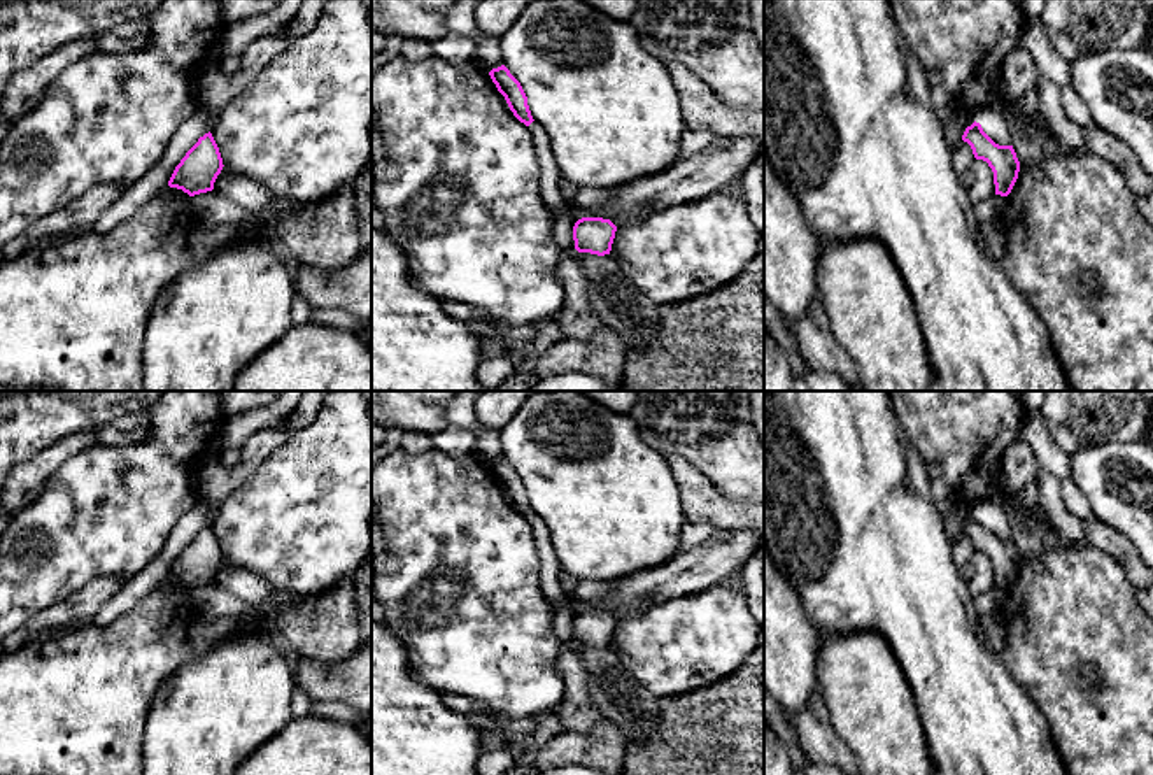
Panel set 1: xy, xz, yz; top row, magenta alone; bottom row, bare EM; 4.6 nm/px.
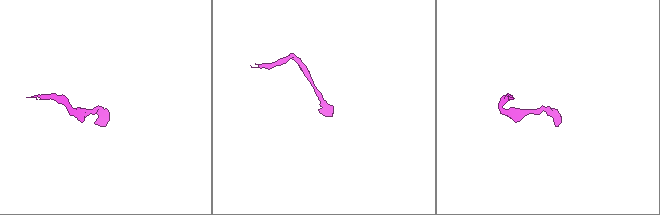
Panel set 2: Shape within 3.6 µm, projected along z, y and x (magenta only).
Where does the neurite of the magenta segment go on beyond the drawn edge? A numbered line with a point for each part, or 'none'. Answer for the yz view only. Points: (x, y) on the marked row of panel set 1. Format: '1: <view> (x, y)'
none

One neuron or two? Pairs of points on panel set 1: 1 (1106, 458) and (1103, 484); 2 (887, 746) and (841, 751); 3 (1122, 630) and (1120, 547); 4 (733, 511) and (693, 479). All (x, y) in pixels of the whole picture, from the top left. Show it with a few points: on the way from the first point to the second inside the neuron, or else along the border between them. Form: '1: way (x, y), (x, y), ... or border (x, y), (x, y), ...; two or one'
1: way (1106, 465), (1106, 477); one
2: border (829, 712), (834, 733), (855, 756); two
3: border (1087, 542), (1110, 554), (1134, 588); two
4: way (722, 511), (701, 490); one

